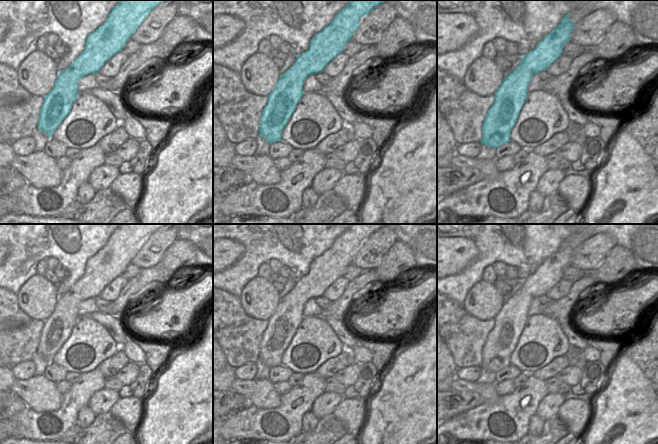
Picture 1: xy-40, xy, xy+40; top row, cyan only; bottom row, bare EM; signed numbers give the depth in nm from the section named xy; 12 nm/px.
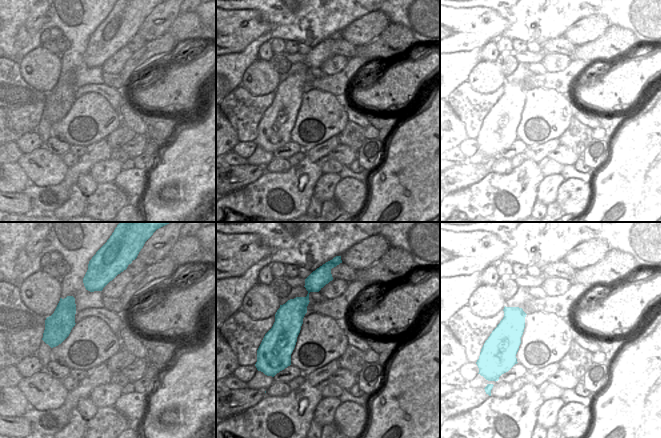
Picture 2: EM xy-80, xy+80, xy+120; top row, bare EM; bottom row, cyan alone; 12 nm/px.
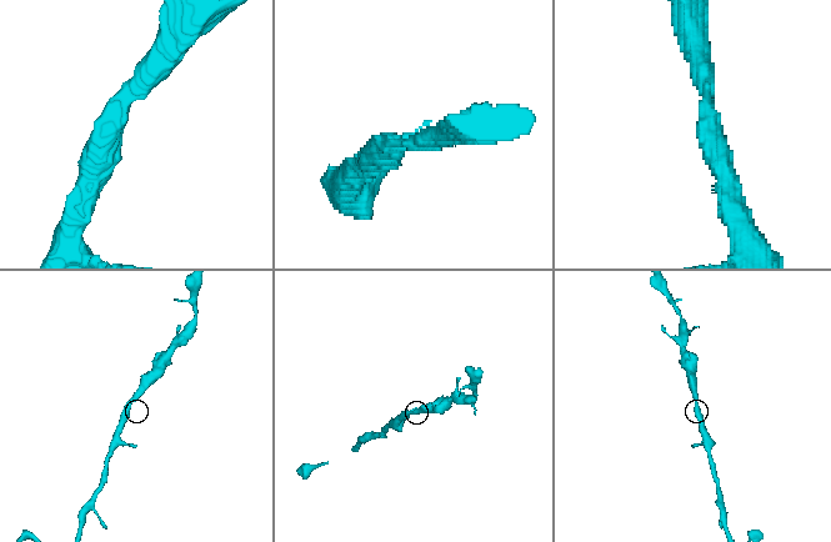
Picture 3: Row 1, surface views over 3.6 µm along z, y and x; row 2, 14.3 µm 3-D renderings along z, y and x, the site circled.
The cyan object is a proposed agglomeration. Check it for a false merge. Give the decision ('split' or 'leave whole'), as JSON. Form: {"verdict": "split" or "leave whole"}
{"verdict": "leave whole"}

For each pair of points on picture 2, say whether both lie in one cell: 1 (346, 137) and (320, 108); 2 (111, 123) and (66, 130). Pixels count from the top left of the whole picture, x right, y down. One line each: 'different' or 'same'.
1: different
2: same

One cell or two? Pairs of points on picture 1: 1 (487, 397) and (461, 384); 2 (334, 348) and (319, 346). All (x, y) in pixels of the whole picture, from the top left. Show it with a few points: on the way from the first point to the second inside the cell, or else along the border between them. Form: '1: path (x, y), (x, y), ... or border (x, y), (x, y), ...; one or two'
1: path (481, 391), (478, 388), (467, 386); one
2: path (330, 346), (323, 346); one

